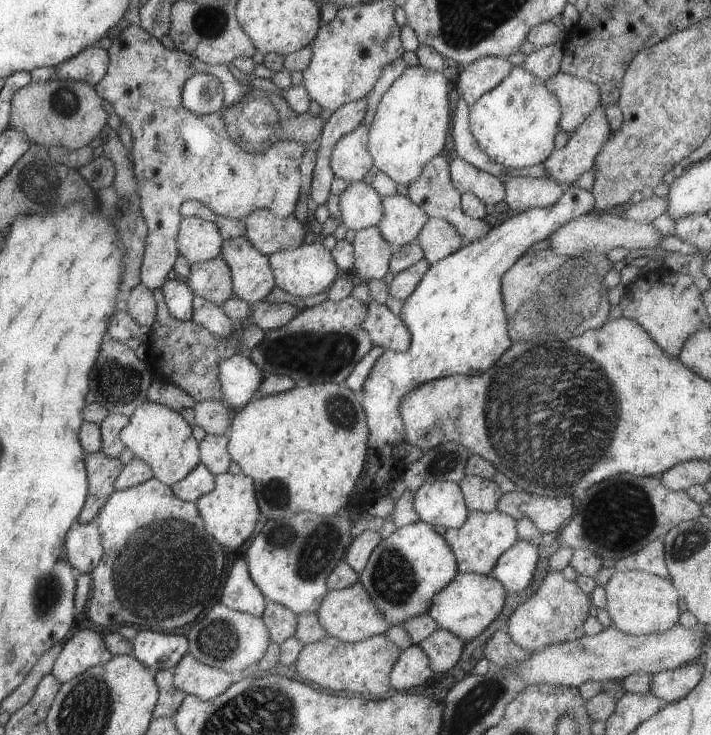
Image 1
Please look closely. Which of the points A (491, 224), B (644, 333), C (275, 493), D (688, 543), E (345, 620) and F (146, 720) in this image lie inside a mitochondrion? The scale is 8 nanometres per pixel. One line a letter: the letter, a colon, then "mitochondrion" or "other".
A: other
B: other
C: mitochondrion
D: mitochondrion
E: other
F: other

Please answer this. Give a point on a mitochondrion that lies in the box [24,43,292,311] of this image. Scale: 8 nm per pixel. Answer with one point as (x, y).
(64, 99)

